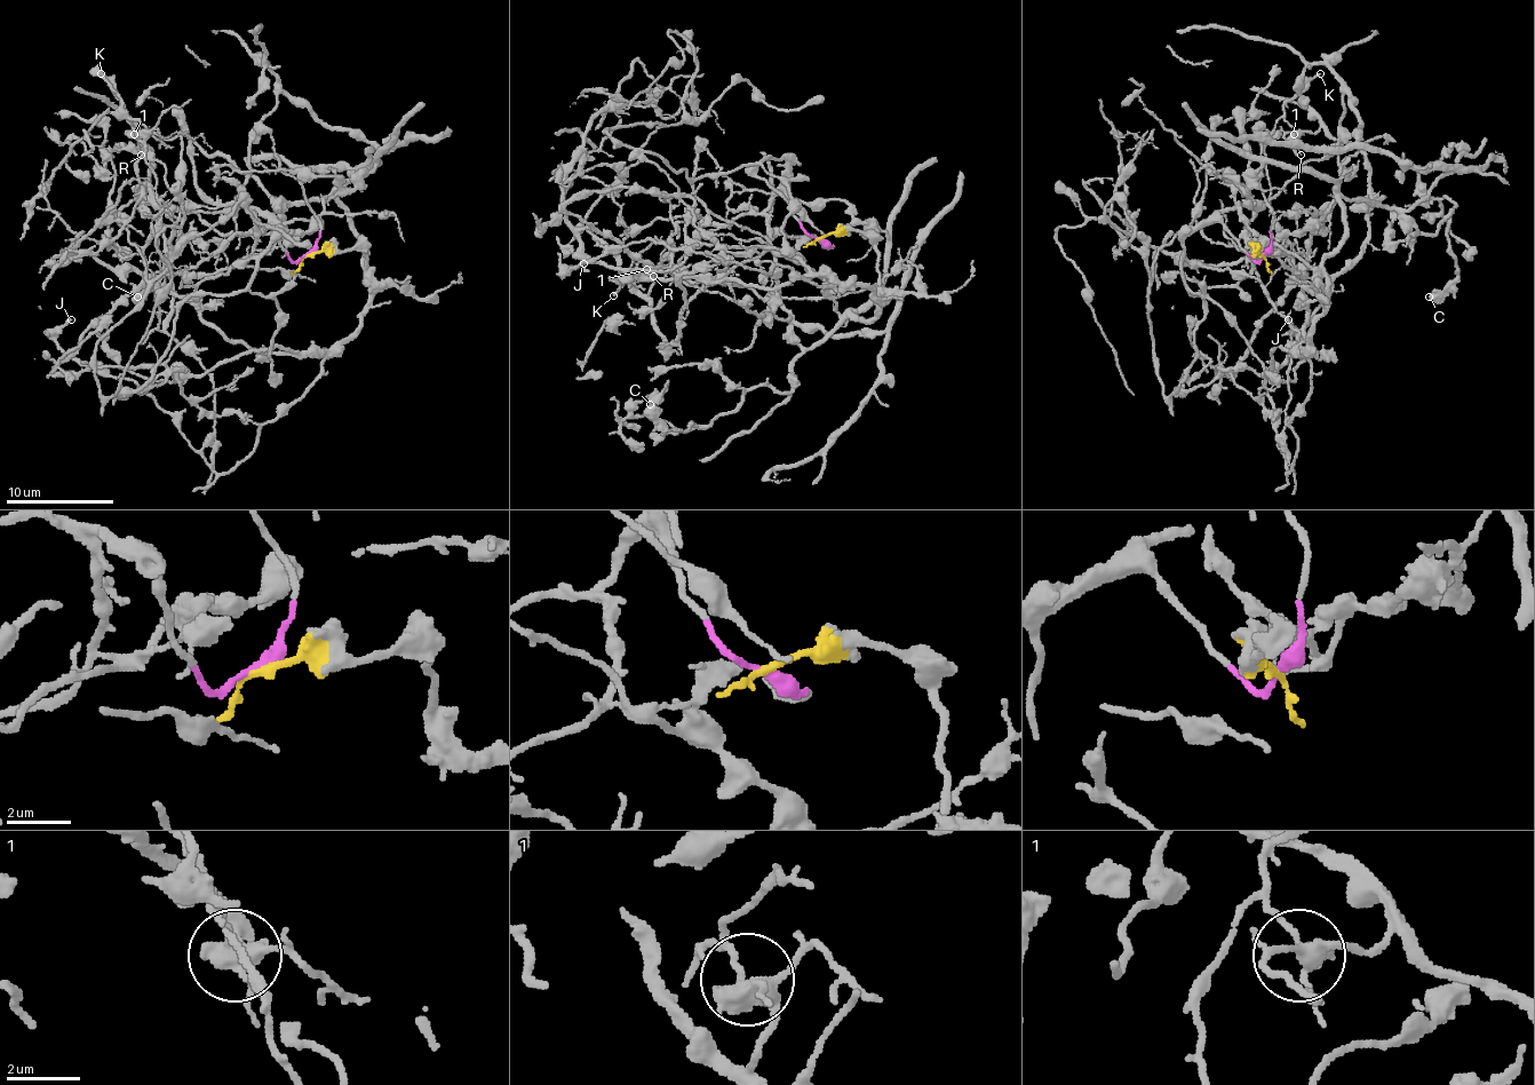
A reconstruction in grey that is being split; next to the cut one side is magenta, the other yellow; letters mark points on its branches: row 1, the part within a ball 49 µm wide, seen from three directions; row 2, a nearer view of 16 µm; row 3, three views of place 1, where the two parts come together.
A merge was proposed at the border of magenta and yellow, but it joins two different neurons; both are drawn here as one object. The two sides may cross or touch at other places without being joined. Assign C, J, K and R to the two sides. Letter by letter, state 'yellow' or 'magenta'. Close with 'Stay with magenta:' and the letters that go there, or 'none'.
C: yellow
J: yellow
K: magenta
R: magenta
Stay with magenta: K, R

